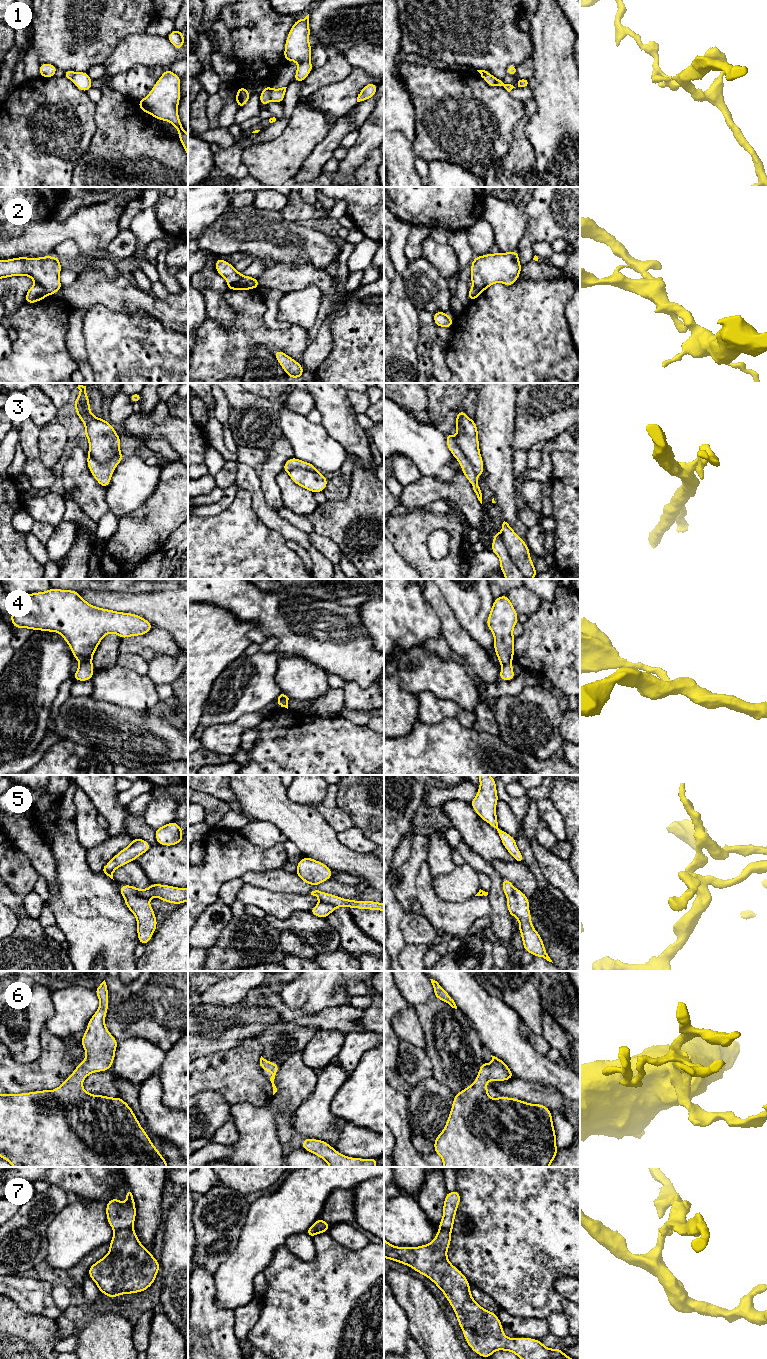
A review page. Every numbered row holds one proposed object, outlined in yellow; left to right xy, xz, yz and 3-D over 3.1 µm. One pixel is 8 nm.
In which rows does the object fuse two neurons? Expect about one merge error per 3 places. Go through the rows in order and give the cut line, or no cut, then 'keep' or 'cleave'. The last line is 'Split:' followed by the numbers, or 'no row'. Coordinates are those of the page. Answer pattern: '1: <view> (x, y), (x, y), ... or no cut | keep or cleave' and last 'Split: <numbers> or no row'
1: xz (271, 88), (270, 99) | cleave
2: xz (242, 276), (237, 281), (228, 284) | cleave
3: no cut | keep
4: xy (90, 661), (80, 664) | cleave
5: xy (126, 885), (148, 899) | cleave
6: no cut | keep
7: xy (132, 1227), (124, 1227), (114, 1233) | cleave
Split: 1, 2, 4, 5, 7

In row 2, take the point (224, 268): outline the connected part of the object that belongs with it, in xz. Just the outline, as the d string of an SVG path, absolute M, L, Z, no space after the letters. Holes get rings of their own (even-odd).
M221 258L215 261L215 270L225 278L227 284L236 283L242 278L241 272L238 272L233 265Z

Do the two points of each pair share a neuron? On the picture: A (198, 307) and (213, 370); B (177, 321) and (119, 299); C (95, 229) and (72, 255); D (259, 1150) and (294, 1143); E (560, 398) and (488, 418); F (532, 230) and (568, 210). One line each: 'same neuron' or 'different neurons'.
A: different neurons
B: same neuron
C: different neurons
D: different neurons
E: different neurons
F: same neuron

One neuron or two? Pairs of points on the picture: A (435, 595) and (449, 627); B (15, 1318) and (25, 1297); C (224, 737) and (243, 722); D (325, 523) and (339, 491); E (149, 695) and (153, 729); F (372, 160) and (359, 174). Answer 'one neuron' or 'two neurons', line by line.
A: one neuron
B: two neurons
C: one neuron
D: two neurons
E: two neurons
F: one neuron

